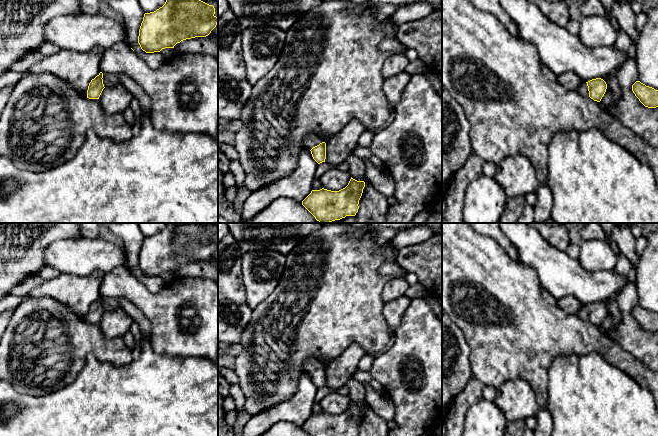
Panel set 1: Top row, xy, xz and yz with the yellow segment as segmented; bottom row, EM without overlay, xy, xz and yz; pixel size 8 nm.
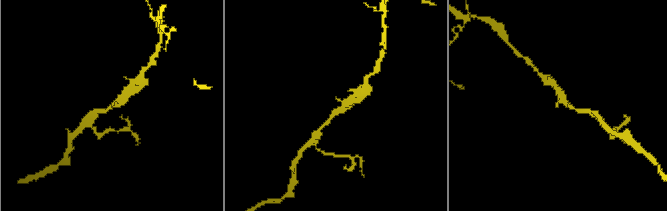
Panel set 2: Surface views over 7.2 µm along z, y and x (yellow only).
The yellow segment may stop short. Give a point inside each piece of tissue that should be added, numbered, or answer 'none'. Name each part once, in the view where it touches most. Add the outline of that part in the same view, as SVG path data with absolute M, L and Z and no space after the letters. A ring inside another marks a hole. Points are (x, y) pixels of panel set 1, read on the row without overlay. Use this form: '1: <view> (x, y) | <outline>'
1: yz (582, 312) | M583 306L582 308L580 308L576 315L584 321L589 321L589 315L588 315L588 310L586 306Z

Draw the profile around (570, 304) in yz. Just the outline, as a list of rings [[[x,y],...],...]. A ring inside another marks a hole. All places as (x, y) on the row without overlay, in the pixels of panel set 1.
[[[568,296],[557,300],[557,306],[561,307],[569,314],[575,315],[578,310],[583,307],[583,305],[573,296]]]

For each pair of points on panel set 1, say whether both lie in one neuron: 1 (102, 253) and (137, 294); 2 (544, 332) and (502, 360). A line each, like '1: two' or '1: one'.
1: two
2: one

